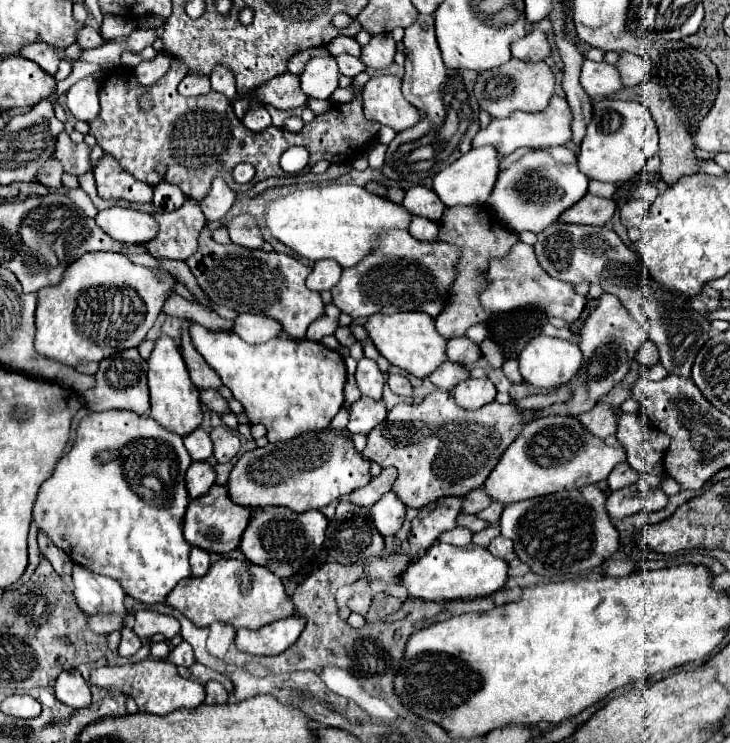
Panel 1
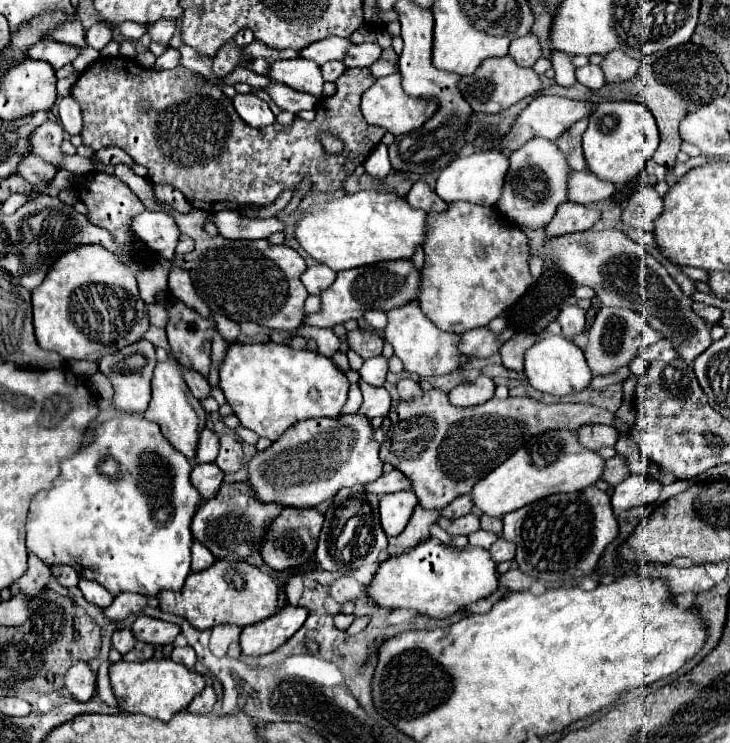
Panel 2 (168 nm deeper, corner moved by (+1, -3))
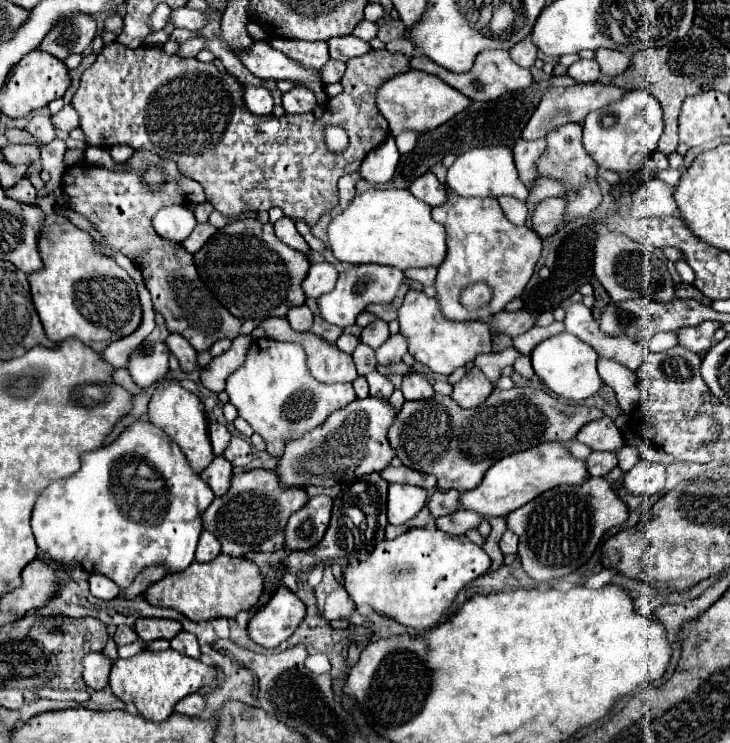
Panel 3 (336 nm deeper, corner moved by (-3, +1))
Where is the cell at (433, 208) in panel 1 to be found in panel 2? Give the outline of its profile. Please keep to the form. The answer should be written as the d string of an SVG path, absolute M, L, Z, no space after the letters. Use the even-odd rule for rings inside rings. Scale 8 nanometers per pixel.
M418 181L412 185L410 193L406 195L406 201L410 207L414 209L422 209L422 211L436 211L436 213L442 213L448 205L446 201L442 201L424 181Z

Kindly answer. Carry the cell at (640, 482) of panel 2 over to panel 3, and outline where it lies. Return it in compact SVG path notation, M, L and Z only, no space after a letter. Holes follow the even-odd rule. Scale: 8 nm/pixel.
M640 459L626 475L624 489L634 495L656 495L664 489L666 483L666 467L662 463L650 463Z

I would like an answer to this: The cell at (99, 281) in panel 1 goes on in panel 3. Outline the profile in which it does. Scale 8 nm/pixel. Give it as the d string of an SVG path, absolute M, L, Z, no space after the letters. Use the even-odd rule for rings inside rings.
M54 192L38 199L44 211L44 225L40 227L40 259L44 267L28 275L34 307L44 325L46 337L60 343L76 337L94 351L104 351L112 341L130 335L142 321L142 307L138 301L136 283L112 259L92 251L92 237L74 227L66 217L54 213Z

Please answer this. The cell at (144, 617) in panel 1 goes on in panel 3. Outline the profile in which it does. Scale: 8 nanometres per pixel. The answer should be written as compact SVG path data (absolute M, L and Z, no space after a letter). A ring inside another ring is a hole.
M138 619L134 623L134 629L138 637L146 643L156 641L156 639L172 639L176 633L182 631L182 625L170 619Z

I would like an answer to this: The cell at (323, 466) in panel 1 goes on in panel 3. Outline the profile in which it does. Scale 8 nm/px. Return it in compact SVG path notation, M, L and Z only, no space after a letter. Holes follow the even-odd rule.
M368 395L366 399L356 399L332 413L324 425L296 441L288 441L284 455L278 459L276 473L286 487L332 487L374 471L380 473L396 457L396 451L388 443L388 429L396 421L396 415L398 411L384 397Z

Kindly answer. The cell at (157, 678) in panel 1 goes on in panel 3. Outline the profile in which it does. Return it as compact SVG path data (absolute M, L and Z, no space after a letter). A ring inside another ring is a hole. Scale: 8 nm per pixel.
M166 649L166 651L142 651L130 659L116 659L114 665L112 665L112 671L110 671L110 689L114 691L114 695L118 699L122 699L124 703L134 703L138 713L146 719L152 719L156 723L168 719L174 711L174 705L190 695L190 693L196 693L200 687L206 687L206 685L214 685L216 683L216 667L214 665L206 665L202 663L200 659L190 659L188 655L180 655L178 651L174 649Z

